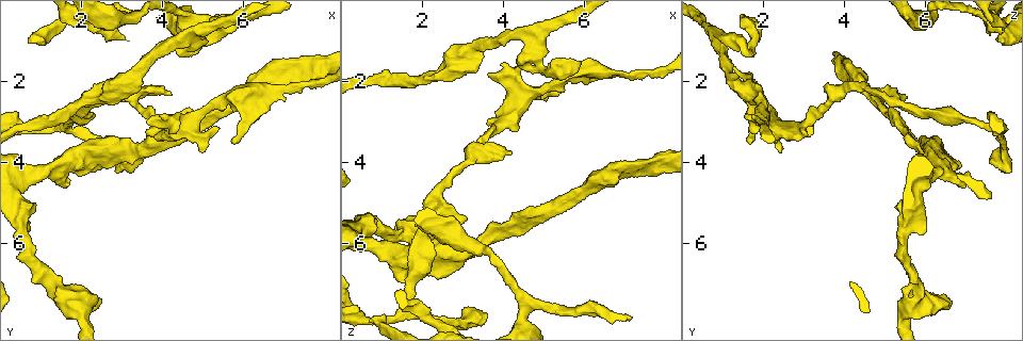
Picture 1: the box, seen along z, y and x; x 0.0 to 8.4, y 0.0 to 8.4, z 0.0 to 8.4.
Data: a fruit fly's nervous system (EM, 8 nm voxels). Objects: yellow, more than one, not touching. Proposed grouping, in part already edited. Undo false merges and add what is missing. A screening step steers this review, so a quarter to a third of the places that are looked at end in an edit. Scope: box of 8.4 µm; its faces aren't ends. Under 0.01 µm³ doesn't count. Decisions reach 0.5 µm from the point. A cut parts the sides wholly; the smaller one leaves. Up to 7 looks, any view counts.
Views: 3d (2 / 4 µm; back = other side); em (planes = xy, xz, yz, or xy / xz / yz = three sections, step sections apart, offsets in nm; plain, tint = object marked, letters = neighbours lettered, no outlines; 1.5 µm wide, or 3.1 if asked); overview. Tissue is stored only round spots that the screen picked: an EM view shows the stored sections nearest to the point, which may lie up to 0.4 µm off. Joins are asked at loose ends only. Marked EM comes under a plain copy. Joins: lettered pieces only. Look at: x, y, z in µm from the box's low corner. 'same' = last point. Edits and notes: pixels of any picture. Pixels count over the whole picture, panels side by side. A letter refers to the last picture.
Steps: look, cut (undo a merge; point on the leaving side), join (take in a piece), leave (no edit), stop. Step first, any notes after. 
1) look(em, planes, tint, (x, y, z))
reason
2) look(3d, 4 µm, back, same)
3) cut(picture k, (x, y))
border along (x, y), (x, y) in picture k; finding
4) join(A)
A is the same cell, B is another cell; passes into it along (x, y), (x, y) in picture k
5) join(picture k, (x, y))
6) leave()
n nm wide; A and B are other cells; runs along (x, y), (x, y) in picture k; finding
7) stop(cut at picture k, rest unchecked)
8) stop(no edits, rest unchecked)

look(em, yz, step 4, letters, (7.55, 2.15, 1.75))
sudden change in width

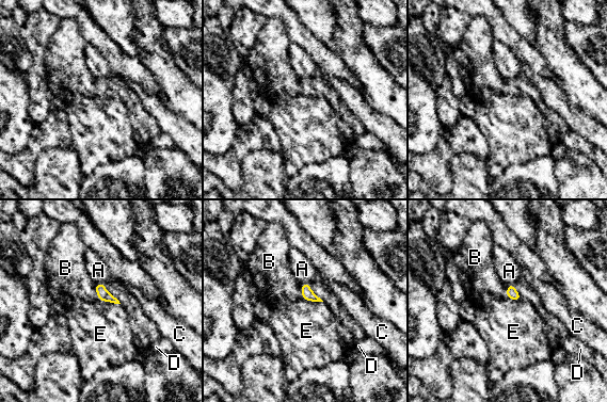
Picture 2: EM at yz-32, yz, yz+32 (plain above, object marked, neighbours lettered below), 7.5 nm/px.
look(em, planes, letters, same)
another direction

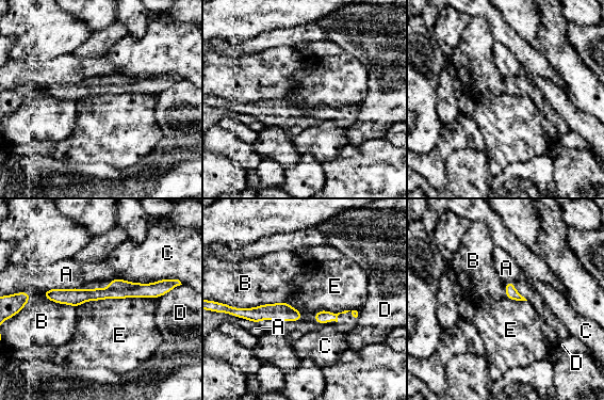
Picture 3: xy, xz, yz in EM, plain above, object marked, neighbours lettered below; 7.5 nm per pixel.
leave()
A, B, C, D and E are other cells; all the same neuron

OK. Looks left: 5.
look(3d, 2 µm, (3.70, 2.90, 1.90))
free end

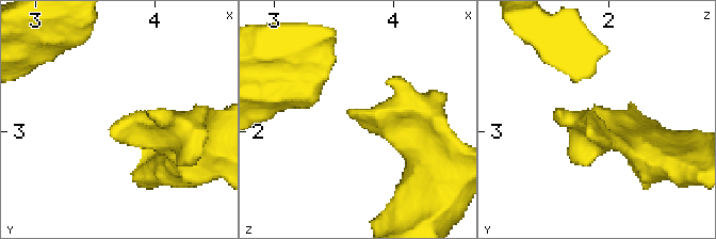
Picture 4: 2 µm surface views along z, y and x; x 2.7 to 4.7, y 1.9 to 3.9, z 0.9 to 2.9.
look(em, planes, tint, (3.72, 2.92, 1.84))
now the EM

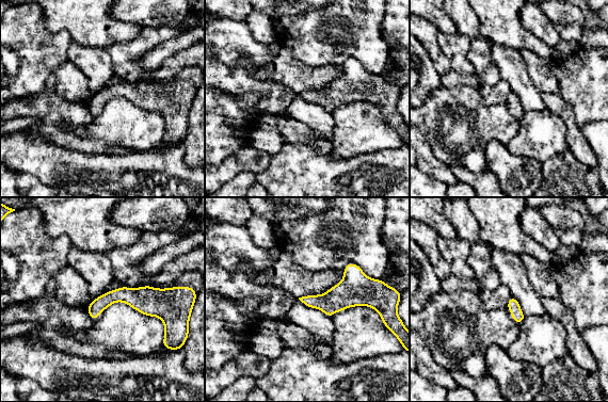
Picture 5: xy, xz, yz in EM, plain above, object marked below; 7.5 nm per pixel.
look(em, planes, letters, same)
see the neighbours

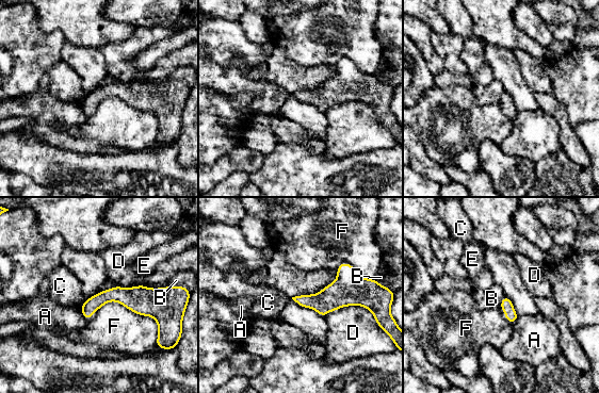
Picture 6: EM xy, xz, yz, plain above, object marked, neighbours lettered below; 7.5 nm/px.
leave()
F touches over 550 nm; A, B, C, D, E and F are other cells; border along (311, 293), (291, 297) in picture 6; no lettered piece goes on from it

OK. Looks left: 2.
look(em, yz, step 4, letters, (0.65, 1.05, 7.95))
an open end

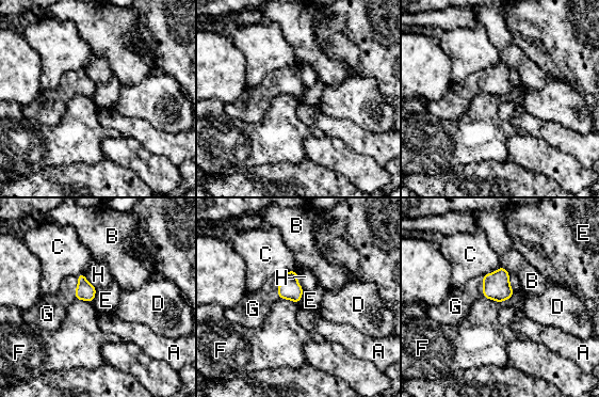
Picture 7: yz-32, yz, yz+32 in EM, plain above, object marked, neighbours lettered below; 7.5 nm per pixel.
look(em, planes, letters, same)
another direction

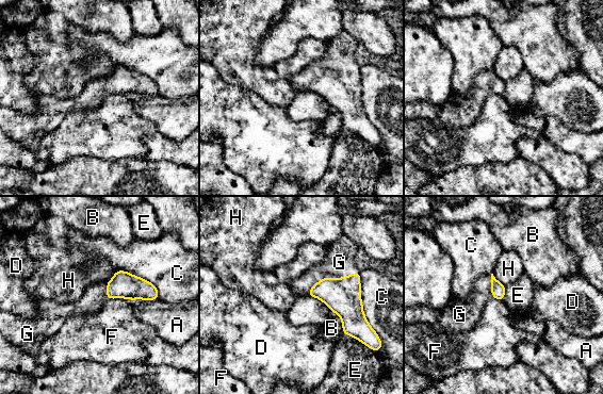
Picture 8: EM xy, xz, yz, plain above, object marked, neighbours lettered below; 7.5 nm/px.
join(G)
100 nm wide; G is the same cell, A, B, C, D, E, F and H are other cells; it goes on there

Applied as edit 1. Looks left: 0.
stop(join at picture 8, rest unchecked)

